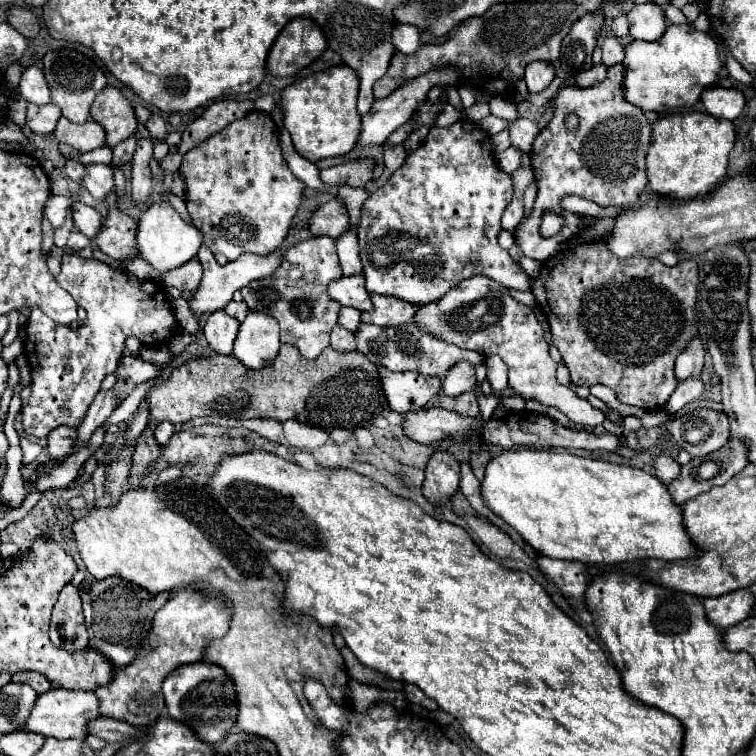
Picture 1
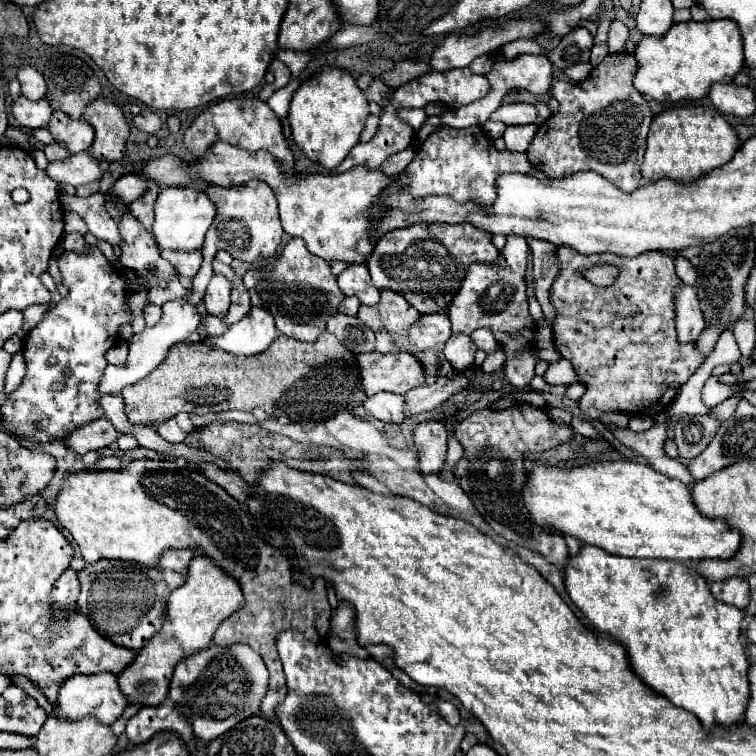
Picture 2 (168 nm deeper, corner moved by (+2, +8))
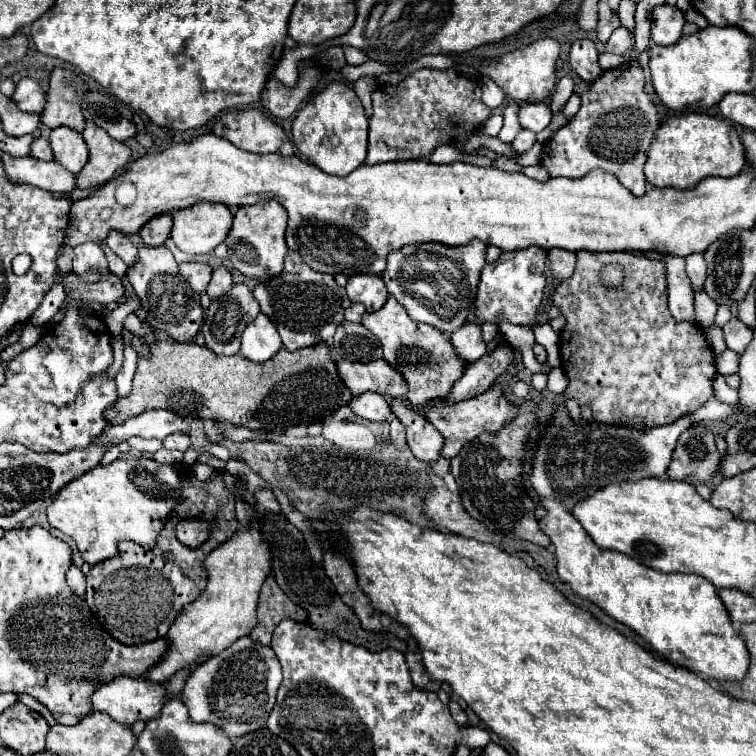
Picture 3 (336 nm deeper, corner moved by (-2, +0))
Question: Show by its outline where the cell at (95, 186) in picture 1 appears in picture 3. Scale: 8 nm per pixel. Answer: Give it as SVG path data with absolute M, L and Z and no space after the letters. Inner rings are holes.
M3 153L3 163L5 163L7 177L11 181L29 183L29 185L35 185L39 189L45 189L57 195L65 195L75 189L77 175L67 173L67 169L63 169L63 165L59 165L57 161L45 163L31 155L17 159L17 157Z

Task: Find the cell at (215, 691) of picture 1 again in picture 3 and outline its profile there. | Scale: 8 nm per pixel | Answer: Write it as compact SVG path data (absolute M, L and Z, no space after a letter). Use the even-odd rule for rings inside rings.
M241 637L221 655L209 657L187 677L181 701L187 705L195 723L213 723L223 729L227 737L235 739L265 727L279 685L281 667L273 649L261 647L249 637Z

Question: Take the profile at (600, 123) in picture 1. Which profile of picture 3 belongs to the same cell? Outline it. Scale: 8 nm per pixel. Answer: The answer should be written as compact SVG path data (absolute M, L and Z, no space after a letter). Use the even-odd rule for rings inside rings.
M625 63L617 69L603 71L601 77L591 83L589 91L581 95L577 115L545 143L541 165L551 177L567 179L581 179L593 169L605 169L613 173L633 195L641 197L647 191L643 165L657 127L659 115L645 93L643 67L637 63Z

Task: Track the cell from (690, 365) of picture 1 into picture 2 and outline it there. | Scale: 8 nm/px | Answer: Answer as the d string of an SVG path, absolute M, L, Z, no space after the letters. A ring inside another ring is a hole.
M681 283L675 289L675 325L681 343L697 341L705 327L703 313L699 309L699 299L691 285Z

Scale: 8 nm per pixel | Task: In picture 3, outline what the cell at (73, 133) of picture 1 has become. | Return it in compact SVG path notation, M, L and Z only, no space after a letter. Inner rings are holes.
M67 127L53 129L49 143L53 149L55 161L67 167L71 173L79 173L89 159L87 143L83 141L83 135L75 129L67 129Z

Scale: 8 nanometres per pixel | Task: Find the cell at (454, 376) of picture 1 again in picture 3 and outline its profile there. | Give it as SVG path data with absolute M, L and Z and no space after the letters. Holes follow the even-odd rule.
M467 321L463 327L459 327L451 335L451 343L457 357L461 357L465 363L475 363L487 351L485 341L481 339L481 325L477 321Z

